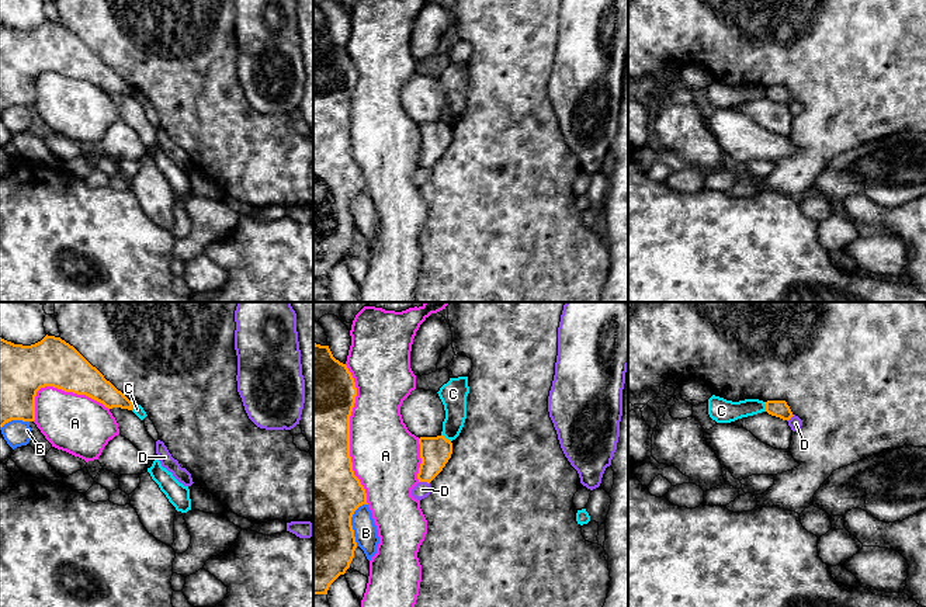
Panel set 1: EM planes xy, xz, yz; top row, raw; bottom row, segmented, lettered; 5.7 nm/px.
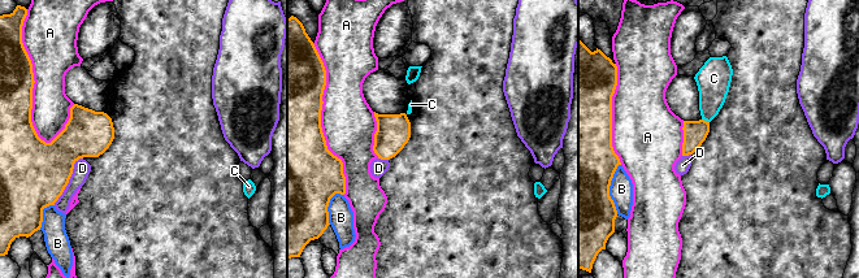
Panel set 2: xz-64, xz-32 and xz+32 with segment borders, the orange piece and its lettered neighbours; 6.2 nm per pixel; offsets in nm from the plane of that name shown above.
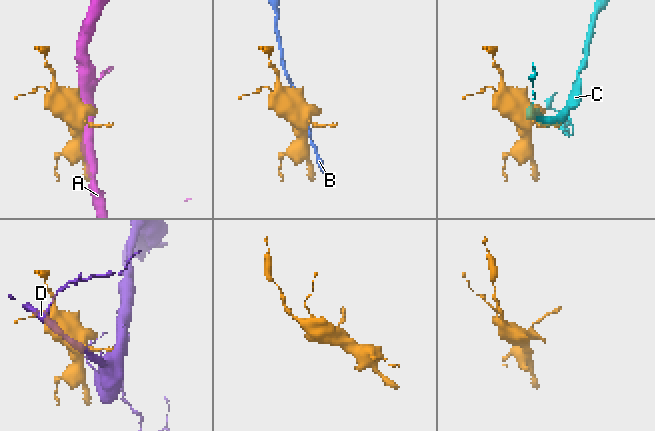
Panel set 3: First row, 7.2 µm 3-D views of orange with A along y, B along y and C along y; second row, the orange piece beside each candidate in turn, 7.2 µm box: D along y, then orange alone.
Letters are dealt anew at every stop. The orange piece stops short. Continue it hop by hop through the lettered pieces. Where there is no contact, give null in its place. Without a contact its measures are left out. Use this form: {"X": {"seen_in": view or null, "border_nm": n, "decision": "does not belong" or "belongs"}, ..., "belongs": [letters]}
{"A": {"seen_in": "xz", "border_nm": 800, "decision": "does not belong"}, "B": {"seen_in": "xz", "border_nm": 260, "decision": "does not belong"}, "C": {"seen_in": "xz", "border_nm": 70, "decision": "does not belong"}, "D": {"seen_in": "xz", "border_nm": 70, "decision": "does not belong"}, "belongs": []}

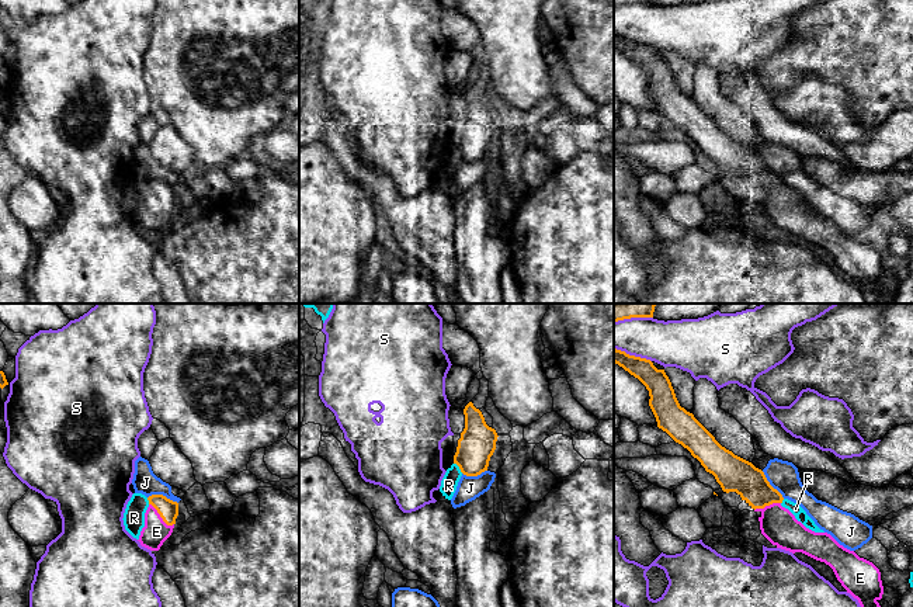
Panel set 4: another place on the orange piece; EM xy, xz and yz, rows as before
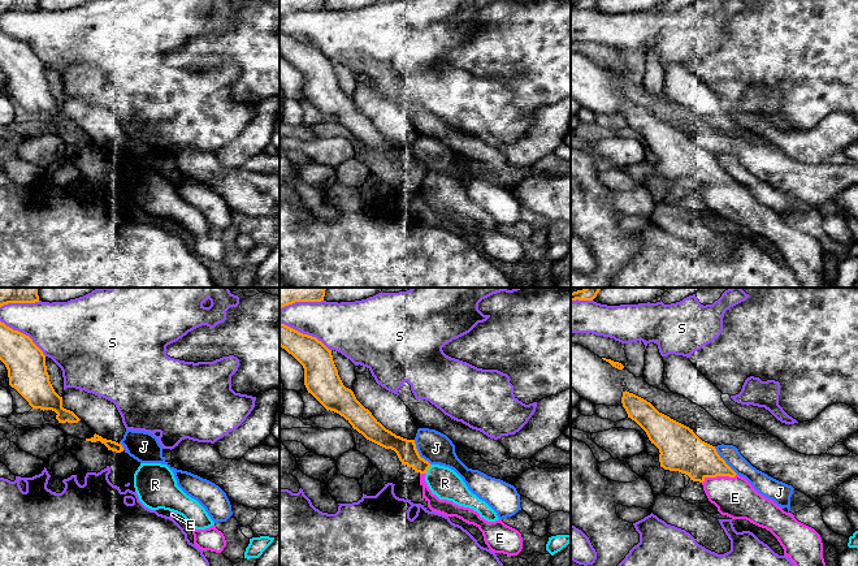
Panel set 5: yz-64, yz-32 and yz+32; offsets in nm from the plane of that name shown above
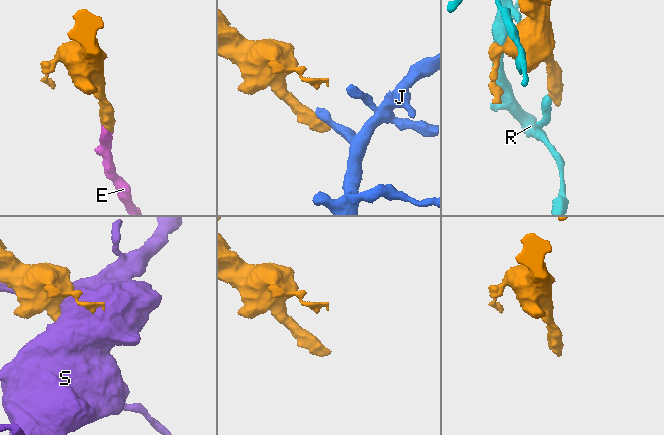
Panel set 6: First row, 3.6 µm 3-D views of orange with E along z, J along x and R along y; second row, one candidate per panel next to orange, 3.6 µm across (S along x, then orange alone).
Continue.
{"E": {"seen_in": "xy", "border_nm": 190, "decision": "belongs"}, "J": {"seen_in": "xy", "border_nm": 180, "decision": "does not belong"}, "R": {"seen_in": "xz", "border_nm": 80, "decision": "does not belong"}, "S": {"seen_in": "yz", "border_nm": 220, "decision": "does not belong"}, "belongs": ["E"]}

